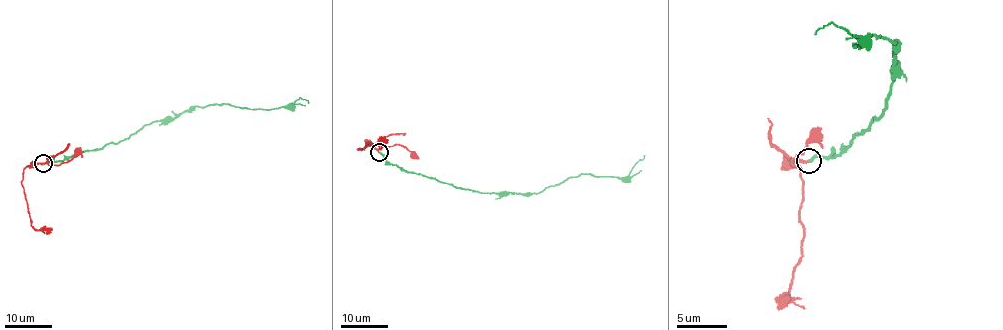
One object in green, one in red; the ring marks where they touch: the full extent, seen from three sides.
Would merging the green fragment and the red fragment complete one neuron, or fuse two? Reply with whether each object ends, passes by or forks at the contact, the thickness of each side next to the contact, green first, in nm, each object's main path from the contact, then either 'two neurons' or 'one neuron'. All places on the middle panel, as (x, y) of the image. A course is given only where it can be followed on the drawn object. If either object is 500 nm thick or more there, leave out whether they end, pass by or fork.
green ends there; red passes by; 240 nm thick on the green side, 190 nm on the other; green runs (378, 152), (409, 172), (457, 188), (482, 192), (532, 193), (539, 193), (582, 173), (625, 178), (645, 155); red runs (378, 152), (370, 146), (358, 148), (388, 140); one neuron

